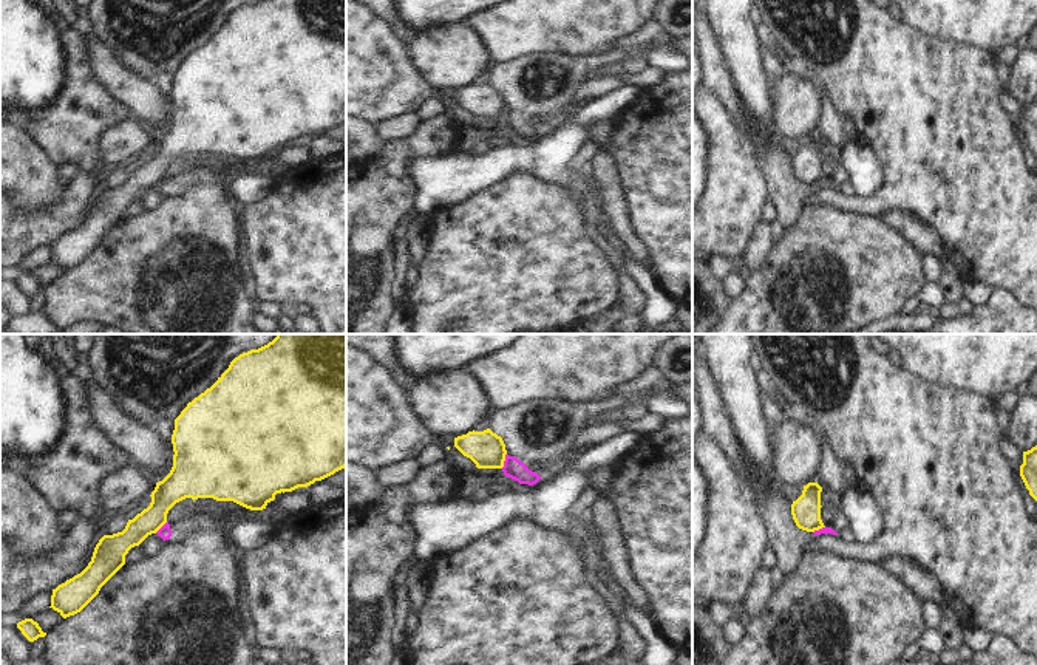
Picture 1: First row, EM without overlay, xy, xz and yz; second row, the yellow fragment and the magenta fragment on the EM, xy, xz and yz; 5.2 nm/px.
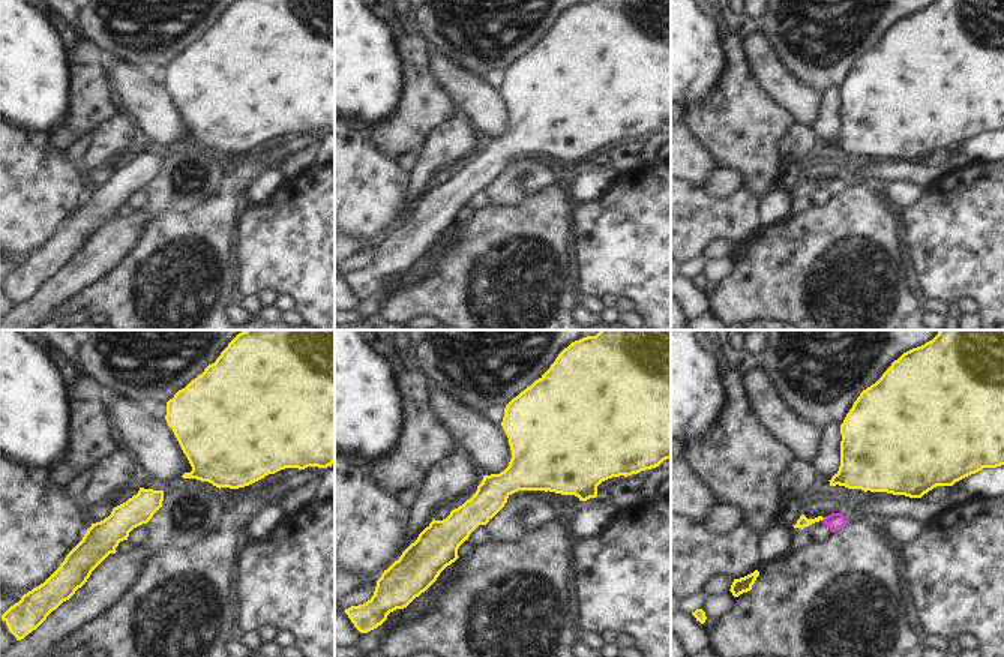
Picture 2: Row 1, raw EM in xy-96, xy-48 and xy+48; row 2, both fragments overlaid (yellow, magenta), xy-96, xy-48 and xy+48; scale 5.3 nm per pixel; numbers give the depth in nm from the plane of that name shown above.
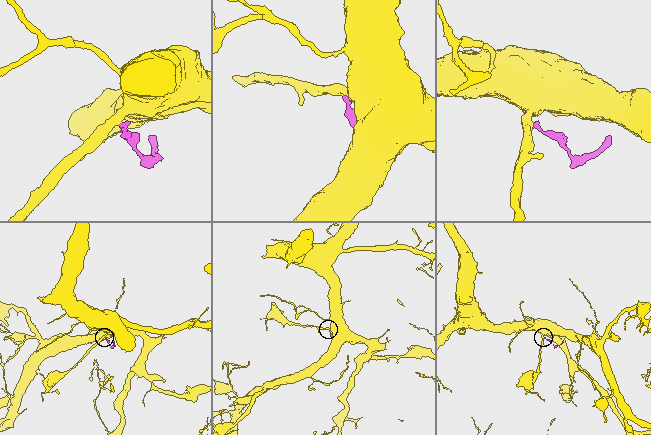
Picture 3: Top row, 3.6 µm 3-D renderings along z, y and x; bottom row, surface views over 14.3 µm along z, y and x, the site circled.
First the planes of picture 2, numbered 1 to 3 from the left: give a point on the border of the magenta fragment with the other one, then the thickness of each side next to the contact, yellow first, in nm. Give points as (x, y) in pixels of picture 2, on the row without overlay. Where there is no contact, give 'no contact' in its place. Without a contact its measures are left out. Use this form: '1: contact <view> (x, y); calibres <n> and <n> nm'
1: no contact
2: no contact
3: no contact

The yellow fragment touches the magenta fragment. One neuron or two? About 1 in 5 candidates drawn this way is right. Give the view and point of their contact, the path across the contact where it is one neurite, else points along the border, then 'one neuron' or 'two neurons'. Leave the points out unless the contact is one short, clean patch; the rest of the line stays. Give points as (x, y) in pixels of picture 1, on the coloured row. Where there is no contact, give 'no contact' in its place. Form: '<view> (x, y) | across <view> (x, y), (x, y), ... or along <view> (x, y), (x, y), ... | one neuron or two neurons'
xz (504, 460) | along xz (506, 453), (501, 467) | two neurons

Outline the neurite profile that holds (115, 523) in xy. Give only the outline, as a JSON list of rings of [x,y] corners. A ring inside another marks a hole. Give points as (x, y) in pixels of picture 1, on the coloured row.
[[[122,512],[110,515],[104,523],[104,535],[113,535],[122,532],[127,526],[128,520]]]

